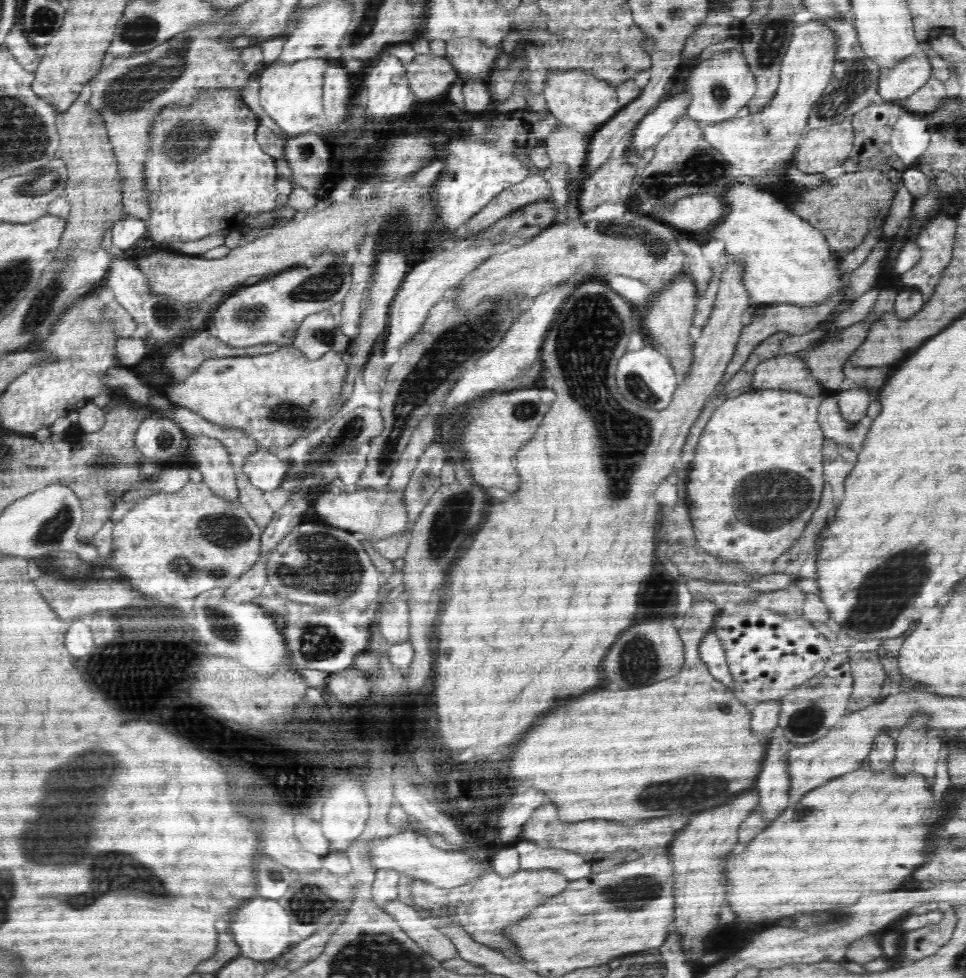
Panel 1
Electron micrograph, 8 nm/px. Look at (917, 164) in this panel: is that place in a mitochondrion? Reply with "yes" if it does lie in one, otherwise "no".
no

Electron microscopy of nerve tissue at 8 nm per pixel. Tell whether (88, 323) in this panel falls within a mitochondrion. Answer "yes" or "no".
yes

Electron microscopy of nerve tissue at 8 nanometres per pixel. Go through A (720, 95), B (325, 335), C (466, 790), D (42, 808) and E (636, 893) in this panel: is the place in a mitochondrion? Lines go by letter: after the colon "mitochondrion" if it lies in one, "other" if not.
A: mitochondrion
B: mitochondrion
C: other
D: other
E: mitochondrion

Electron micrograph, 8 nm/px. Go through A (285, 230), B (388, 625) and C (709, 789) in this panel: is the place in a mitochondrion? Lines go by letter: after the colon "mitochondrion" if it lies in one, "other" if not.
A: other
B: other
C: mitochondrion

